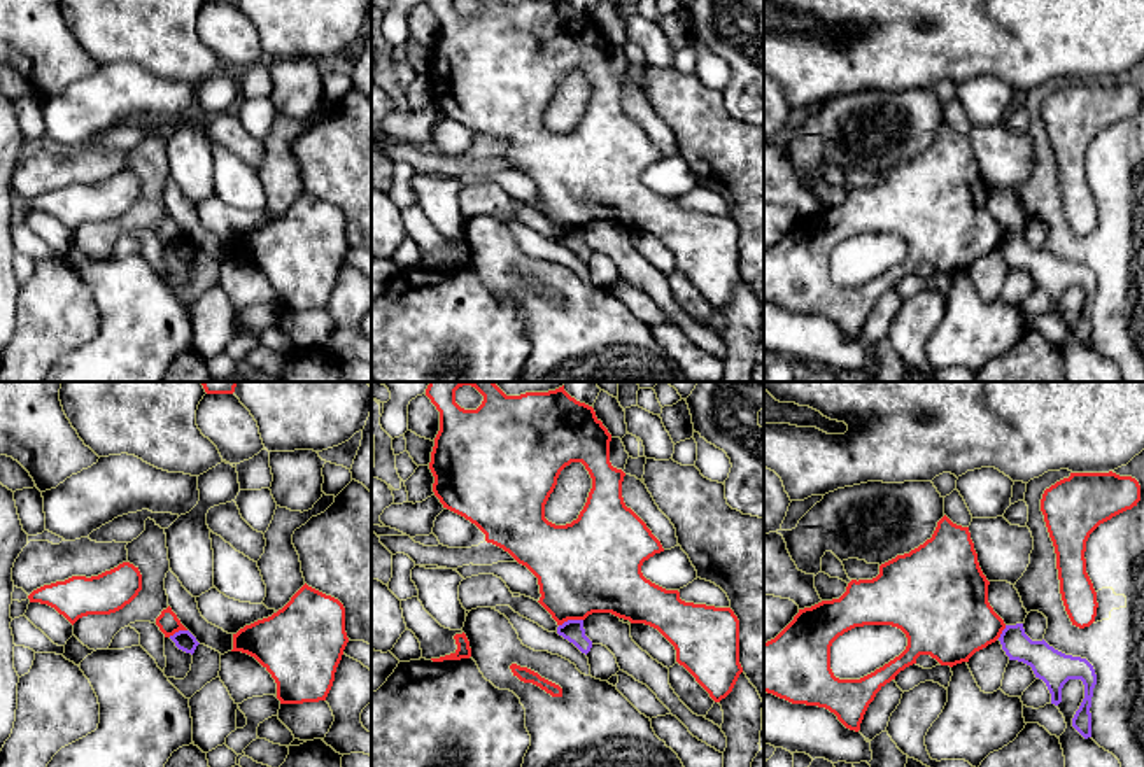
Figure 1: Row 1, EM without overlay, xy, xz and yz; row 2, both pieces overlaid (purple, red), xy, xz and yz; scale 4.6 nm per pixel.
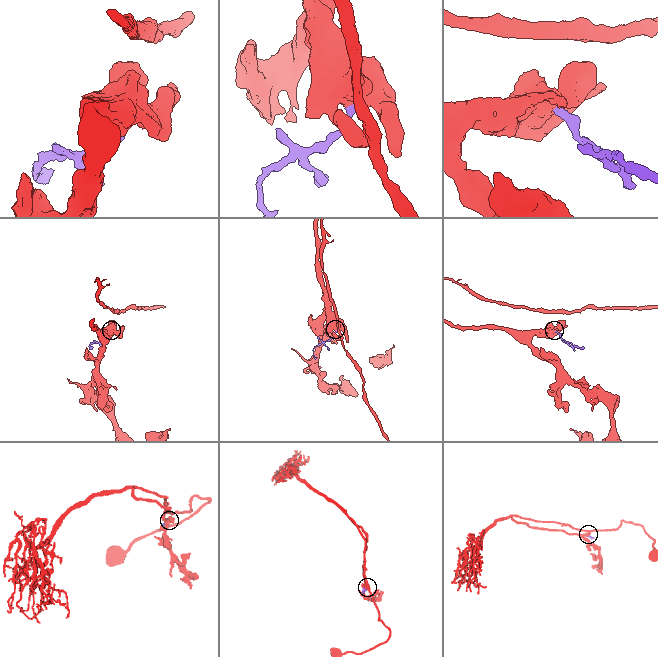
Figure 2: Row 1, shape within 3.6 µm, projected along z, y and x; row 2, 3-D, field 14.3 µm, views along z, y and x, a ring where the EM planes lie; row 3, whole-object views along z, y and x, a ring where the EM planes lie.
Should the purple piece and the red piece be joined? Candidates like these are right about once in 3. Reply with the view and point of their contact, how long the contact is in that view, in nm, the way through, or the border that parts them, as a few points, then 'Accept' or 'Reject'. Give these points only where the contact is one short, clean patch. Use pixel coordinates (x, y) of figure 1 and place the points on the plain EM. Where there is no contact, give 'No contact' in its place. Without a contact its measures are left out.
Touches purple at xz (570, 228). Shared border 120 nm. Boundary: xz (582, 226), (568, 226), (559, 233). Reject

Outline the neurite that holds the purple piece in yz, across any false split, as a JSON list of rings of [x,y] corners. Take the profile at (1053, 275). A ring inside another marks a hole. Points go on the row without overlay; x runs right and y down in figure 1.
[[[1023,231],[1006,233],[999,245],[1009,268],[1018,268],[1032,275],[1035,285],[1042,287],[1051,301],[1051,312],[1062,310],[1062,296],[1069,287],[1081,287],[1084,306],[1072,326],[1072,334],[1084,345],[1091,345],[1091,305],[1097,292],[1093,273],[1081,264],[1065,263],[1044,247],[1032,249]]]

